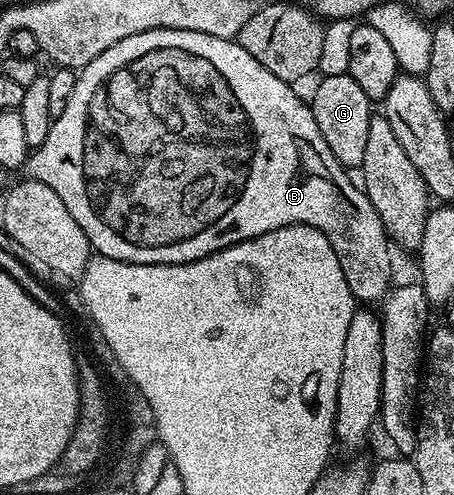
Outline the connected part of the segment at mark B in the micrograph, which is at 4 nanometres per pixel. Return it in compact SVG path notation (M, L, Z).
M155 29L154 31L142 31L142 35L130 35L130 39L122 39L122 43L114 43L114 47L109 47L106 51L102 51L102 55L98 55L98 59L94 59L86 66L85 69L79 70L76 78L76 86L74 87L74 95L70 95L70 99L66 103L66 111L62 111L62 115L58 115L53 120L50 127L50 135L46 135L46 139L40 145L39 149L35 150L29 156L26 166L31 180L41 181L46 183L46 187L50 187L58 194L58 199L62 199L62 203L66 203L66 211L70 211L70 215L74 219L74 223L78 223L78 227L82 227L82 231L86 235L89 246L99 256L109 257L110 259L118 259L125 261L128 265L185 265L191 261L197 261L203 257L208 257L212 253L218 252L219 249L229 249L232 245L237 245L243 241L249 241L255 237L266 235L270 231L278 231L282 227L290 227L291 225L309 225L315 229L320 229L322 235L326 235L326 239L330 239L330 247L334 247L334 251L338 255L340 265L344 269L346 275L346 283L350 287L352 296L360 303L372 303L368 301L376 301L379 297L384 297L384 302L378 308L378 316L380 318L380 326L382 327L382 395L380 396L380 415L378 418L379 428L384 428L386 436L392 440L392 445L397 454L412 455L416 452L416 426L418 421L418 398L422 393L422 358L426 353L426 330L428 325L428 312L430 306L423 287L419 283L412 285L400 285L397 289L392 289L388 293L388 284L392 281L392 253L388 250L390 246L390 238L388 232L384 230L382 219L378 215L378 211L374 211L374 203L370 203L370 199L364 193L363 188L359 184L356 185L351 181L349 170L338 163L338 159L334 159L334 151L330 151L330 147L326 147L326 139L322 139L322 131L318 131L318 123L314 123L314 115L312 114L312 106L307 100L304 101L295 93L293 86L289 82L278 79L278 75L270 75L270 71L266 71L266 67L262 67L262 63L258 63L258 59L254 59L254 55L250 55L250 51L246 51L235 39L226 37L215 37L214 35L202 35L198 31L182 31L181 29Z

